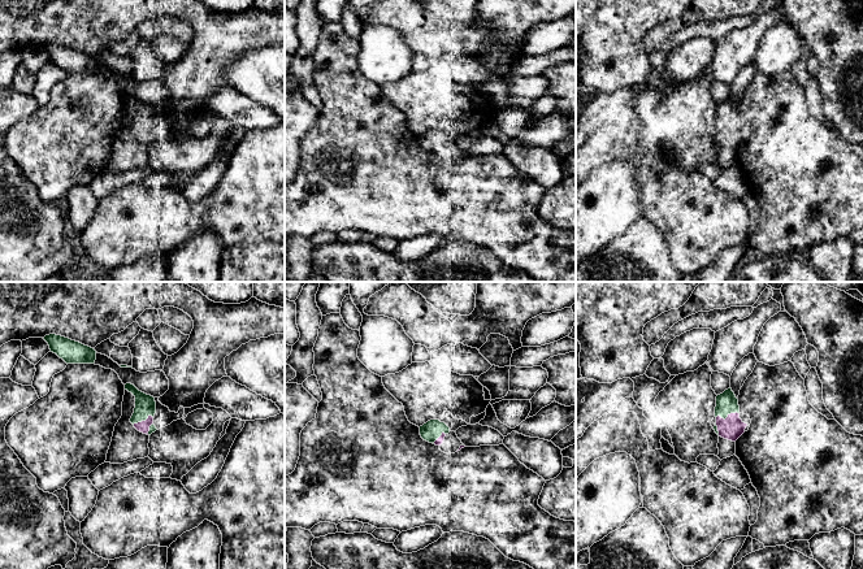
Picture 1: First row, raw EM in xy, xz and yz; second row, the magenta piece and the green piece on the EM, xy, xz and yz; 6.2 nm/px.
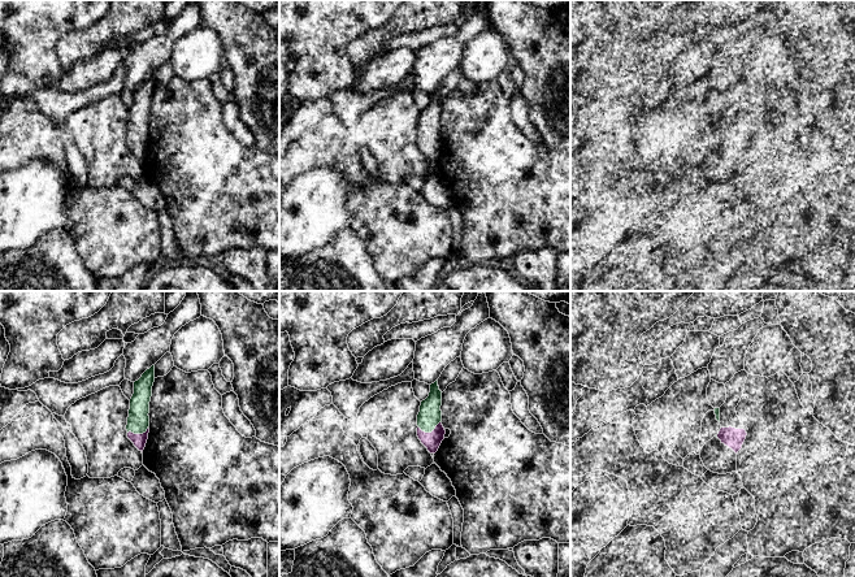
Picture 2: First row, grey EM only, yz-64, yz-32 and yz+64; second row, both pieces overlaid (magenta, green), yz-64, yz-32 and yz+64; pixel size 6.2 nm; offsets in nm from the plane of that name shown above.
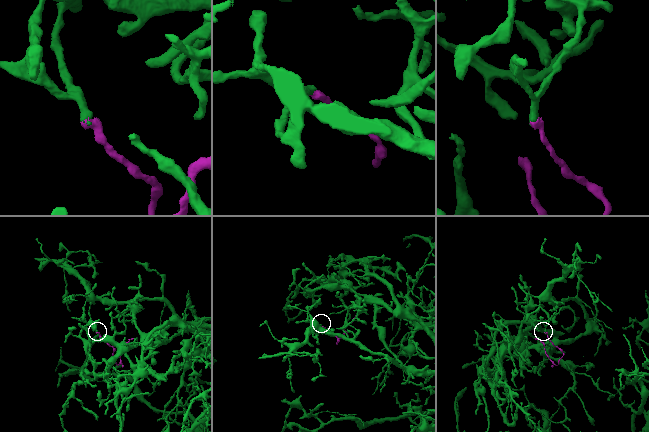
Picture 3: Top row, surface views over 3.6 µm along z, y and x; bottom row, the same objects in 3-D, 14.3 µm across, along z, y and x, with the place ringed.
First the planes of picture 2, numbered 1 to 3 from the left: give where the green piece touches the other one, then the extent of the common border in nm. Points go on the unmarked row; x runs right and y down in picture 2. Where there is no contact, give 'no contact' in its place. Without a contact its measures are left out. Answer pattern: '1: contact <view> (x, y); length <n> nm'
1: contact yz-64 (138, 143); length 140 nm
2: contact yz-32 (429, 142); length 150 nm
3: no contact

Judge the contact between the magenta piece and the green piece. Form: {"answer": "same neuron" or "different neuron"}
{"answer": "same neuron"}

